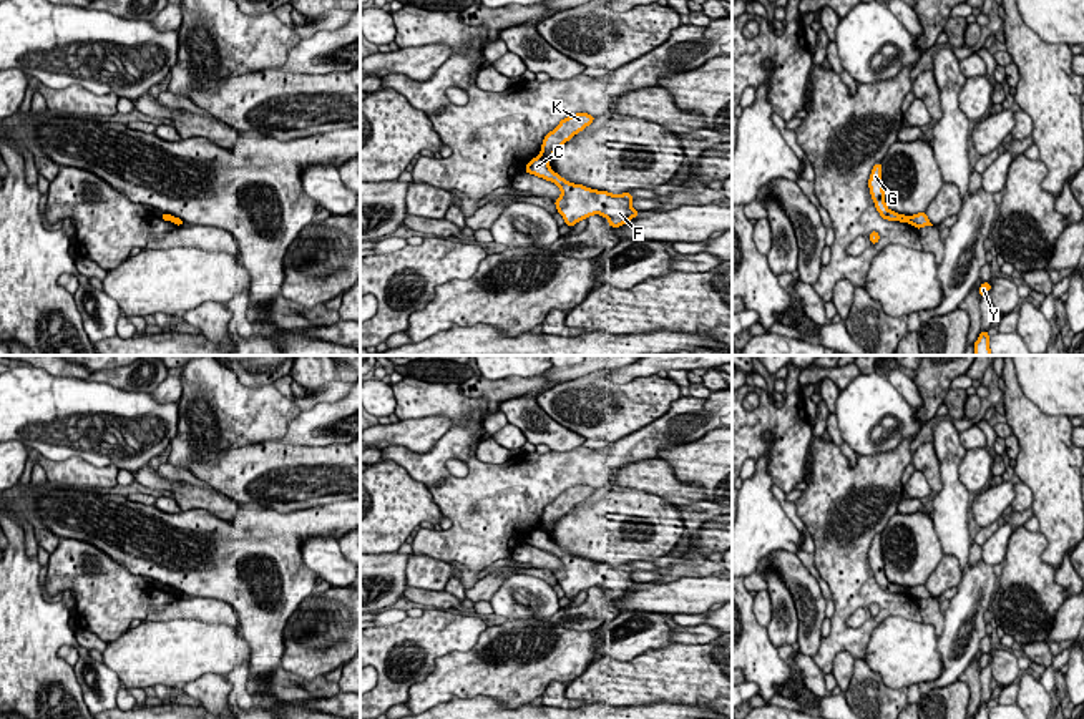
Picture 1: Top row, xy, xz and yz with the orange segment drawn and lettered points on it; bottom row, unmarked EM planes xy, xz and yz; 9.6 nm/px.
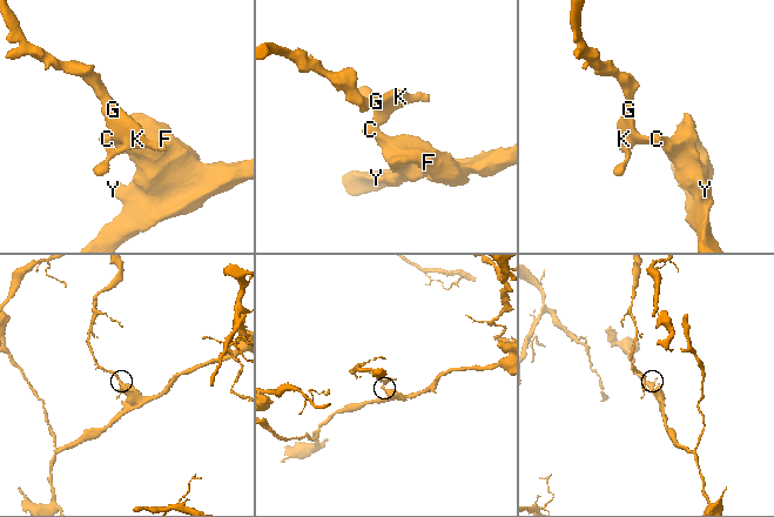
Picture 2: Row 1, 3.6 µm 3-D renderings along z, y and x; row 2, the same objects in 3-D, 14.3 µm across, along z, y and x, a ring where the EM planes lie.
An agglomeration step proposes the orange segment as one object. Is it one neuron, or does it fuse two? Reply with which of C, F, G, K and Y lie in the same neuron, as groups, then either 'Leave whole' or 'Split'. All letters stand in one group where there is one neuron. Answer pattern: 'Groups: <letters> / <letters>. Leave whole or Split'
Groups: C F Y / G K. Split

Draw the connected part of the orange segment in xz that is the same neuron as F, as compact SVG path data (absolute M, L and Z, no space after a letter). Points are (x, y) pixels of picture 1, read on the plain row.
M541 528L533 530L525 543L559 558L561 568L554 576L568 598L574 598L593 586L601 586L609 593L611 599L619 599L639 586L631 578L634 568L629 565L611 566L583 556L573 556L554 545Z

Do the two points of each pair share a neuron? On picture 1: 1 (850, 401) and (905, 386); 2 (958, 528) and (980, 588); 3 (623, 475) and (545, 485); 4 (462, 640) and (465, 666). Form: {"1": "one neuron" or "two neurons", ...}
{"1": "two neurons", "2": "one neuron", "3": "two neurons", "4": "two neurons"}

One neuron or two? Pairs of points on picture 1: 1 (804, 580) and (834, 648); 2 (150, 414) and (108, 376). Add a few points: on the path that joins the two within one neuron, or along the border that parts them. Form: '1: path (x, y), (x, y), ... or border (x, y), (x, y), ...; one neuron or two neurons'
1: border (822, 638), (820, 648), (812, 658); two neurons
2: border (87, 379), (151, 394); two neurons

